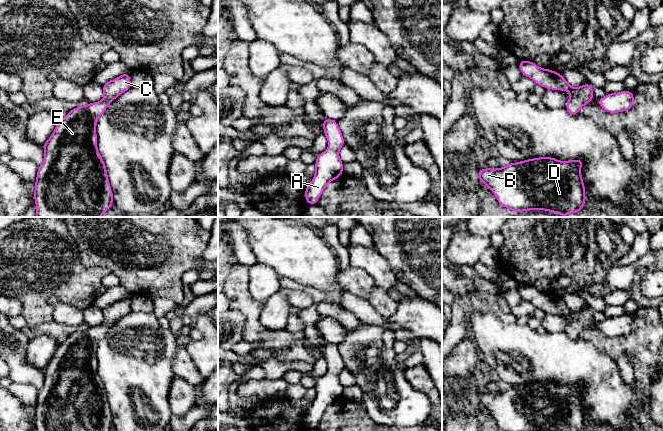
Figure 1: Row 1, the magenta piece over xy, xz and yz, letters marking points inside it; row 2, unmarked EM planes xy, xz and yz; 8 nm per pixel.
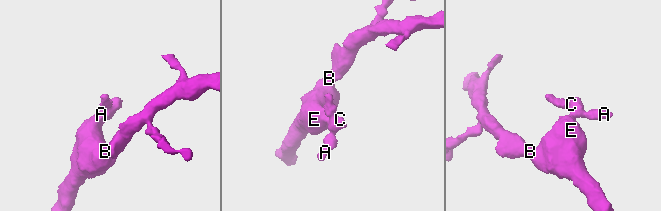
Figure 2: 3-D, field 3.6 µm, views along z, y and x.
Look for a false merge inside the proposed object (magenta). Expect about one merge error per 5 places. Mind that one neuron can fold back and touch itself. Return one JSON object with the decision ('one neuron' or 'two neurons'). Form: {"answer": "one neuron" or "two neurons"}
{"answer": "one neuron"}

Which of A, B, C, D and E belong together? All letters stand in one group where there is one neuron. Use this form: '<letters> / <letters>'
A B C D E

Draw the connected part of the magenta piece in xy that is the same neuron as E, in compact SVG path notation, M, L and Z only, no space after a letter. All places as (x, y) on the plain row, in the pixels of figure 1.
M124 297L102 310L104 321L101 325L73 332L58 344L53 357L43 369L44 383L35 404L36 431L113 430L107 393L97 372L96 348L112 325L130 312L130 297Z

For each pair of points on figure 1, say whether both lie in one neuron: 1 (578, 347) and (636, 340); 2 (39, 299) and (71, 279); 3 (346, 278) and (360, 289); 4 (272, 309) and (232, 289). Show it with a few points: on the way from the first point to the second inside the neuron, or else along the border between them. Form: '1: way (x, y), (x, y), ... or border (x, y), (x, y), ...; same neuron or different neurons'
1: border (579, 336), (588, 340), (613, 359); different neurons
2: way (47, 291), (59, 279), (63, 279); same neuron
3: way (349, 279), (357, 286); same neuron
4: border (264, 302), (259, 321), (267, 328); different neurons

